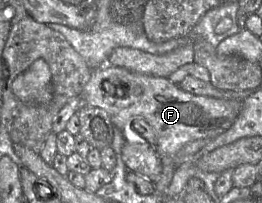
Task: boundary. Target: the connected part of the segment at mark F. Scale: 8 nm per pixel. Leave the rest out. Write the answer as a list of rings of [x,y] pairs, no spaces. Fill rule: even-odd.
[[[109,64],[92,70],[91,77],[83,89],[81,99],[83,104],[105,110],[113,126],[122,132],[126,142],[147,142],[147,136],[142,136],[144,130],[142,127],[139,127],[141,125],[139,121],[132,123],[136,119],[146,121],[151,127],[151,130],[147,130],[146,132],[149,136],[152,136],[152,132],[154,132],[156,151],[160,156],[173,156],[179,149],[191,141],[197,139],[213,139],[224,133],[235,122],[243,104],[243,101],[240,100],[193,95],[182,90],[178,84],[173,84],[168,78],[141,74]],[[105,81],[110,82],[111,85],[115,87],[116,95],[111,95],[104,90],[103,83]]]

